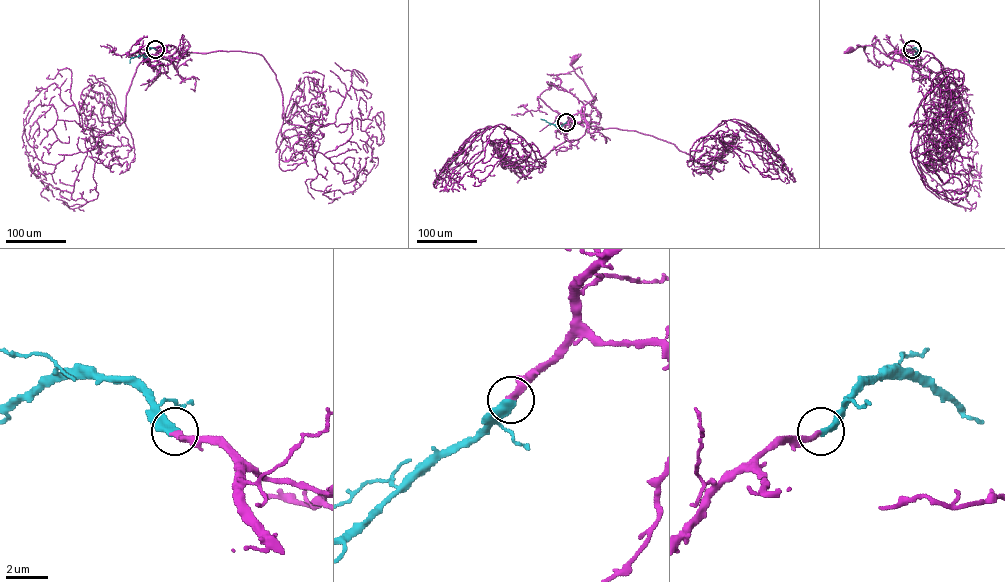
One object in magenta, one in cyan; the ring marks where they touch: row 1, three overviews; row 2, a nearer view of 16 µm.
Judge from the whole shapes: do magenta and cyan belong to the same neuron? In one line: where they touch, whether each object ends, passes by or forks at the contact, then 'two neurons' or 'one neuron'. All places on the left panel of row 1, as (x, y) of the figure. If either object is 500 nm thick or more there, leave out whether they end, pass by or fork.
place (155, 49); magenta ends; cyan ends; one neuron

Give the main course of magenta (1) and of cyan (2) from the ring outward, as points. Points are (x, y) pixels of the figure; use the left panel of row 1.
1: (155, 49), (159, 55), (172, 60), (183, 55), (174, 46), (160, 49), (164, 50)
2: (155, 49), (151, 48), (143, 55), (131, 58), (129, 63)

